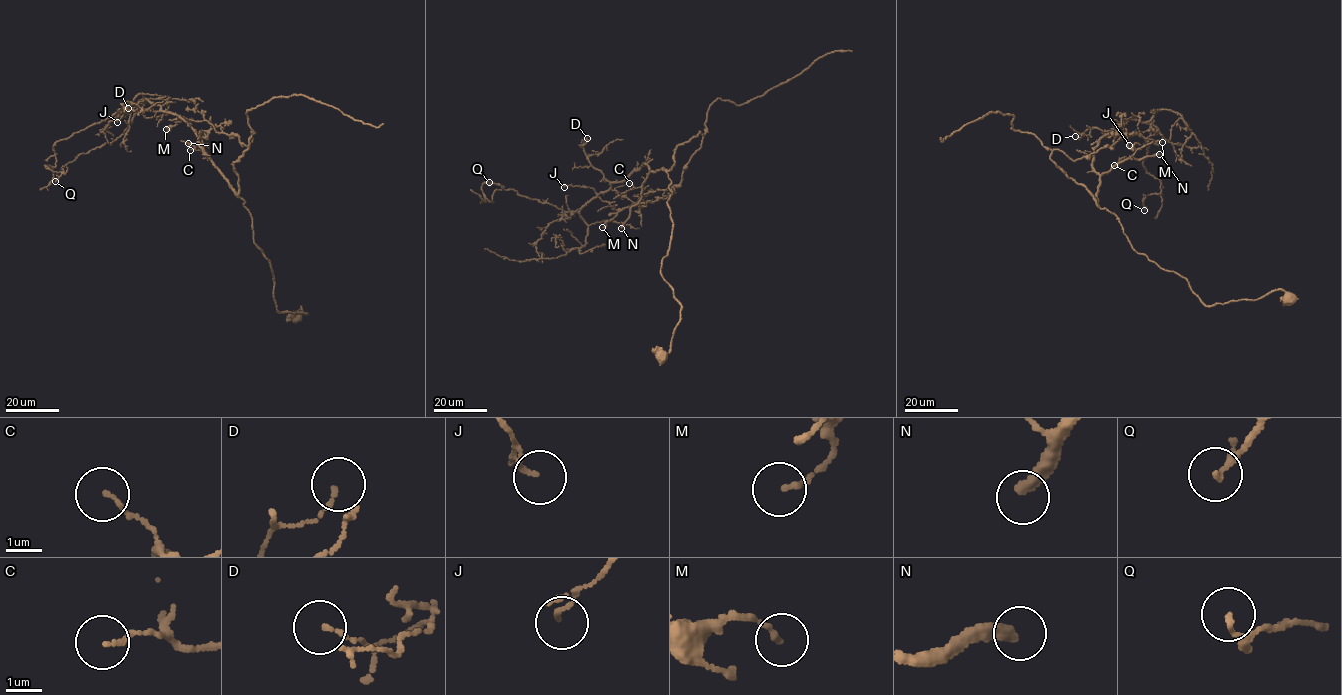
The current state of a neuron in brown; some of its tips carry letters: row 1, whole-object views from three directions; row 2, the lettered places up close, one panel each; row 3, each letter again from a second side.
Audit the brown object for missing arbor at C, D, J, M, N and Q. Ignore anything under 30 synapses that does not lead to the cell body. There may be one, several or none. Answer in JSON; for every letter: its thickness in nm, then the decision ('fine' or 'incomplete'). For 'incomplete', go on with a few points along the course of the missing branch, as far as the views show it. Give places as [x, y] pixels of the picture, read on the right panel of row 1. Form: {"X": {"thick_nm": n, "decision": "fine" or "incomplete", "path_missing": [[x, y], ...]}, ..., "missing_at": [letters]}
{"C": {"thick_nm": 110, "decision": "fine"}, "D": {"thick_nm": 100, "decision": "fine"}, "J": {"thick_nm": 80, "decision": "fine"}, "M": {"thick_nm": 140, "decision": "fine"}, "N": {"thick_nm": 360, "decision": "fine"}, "Q": {"thick_nm": 120, "decision": "fine"}, "missing_at": []}

